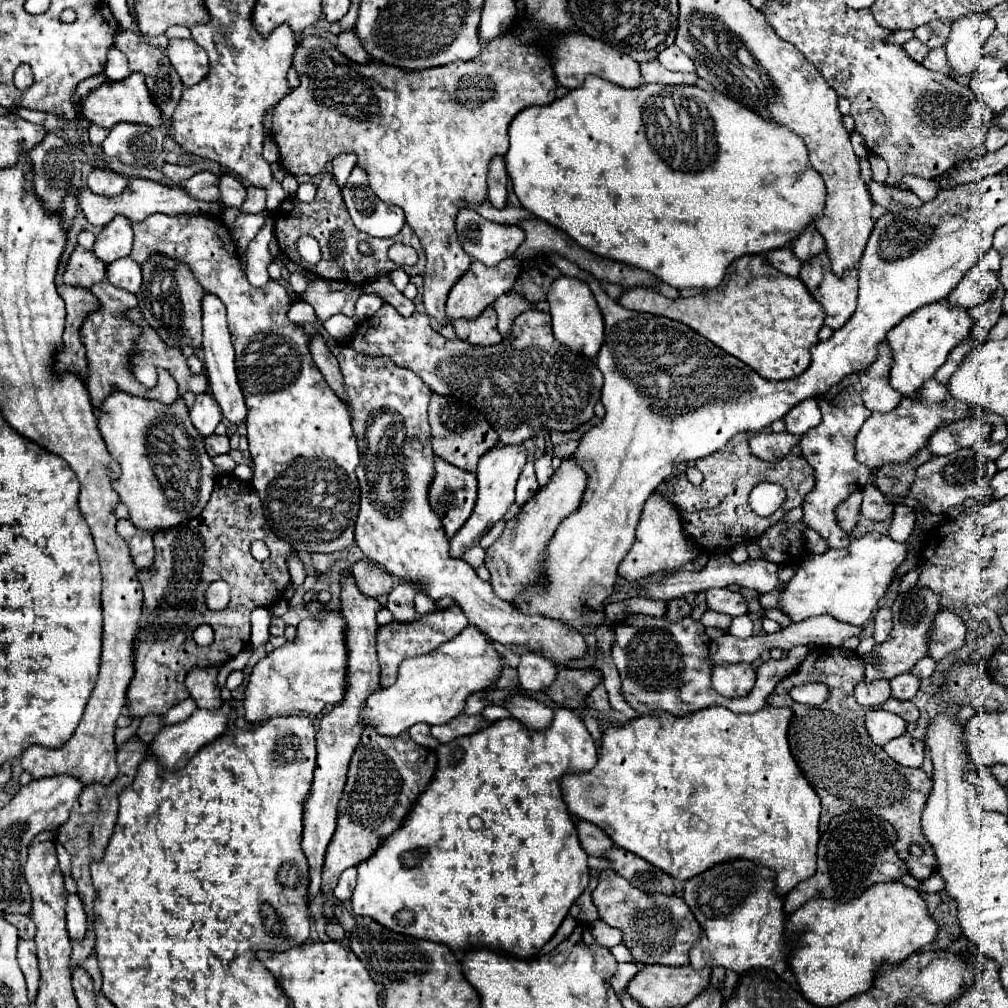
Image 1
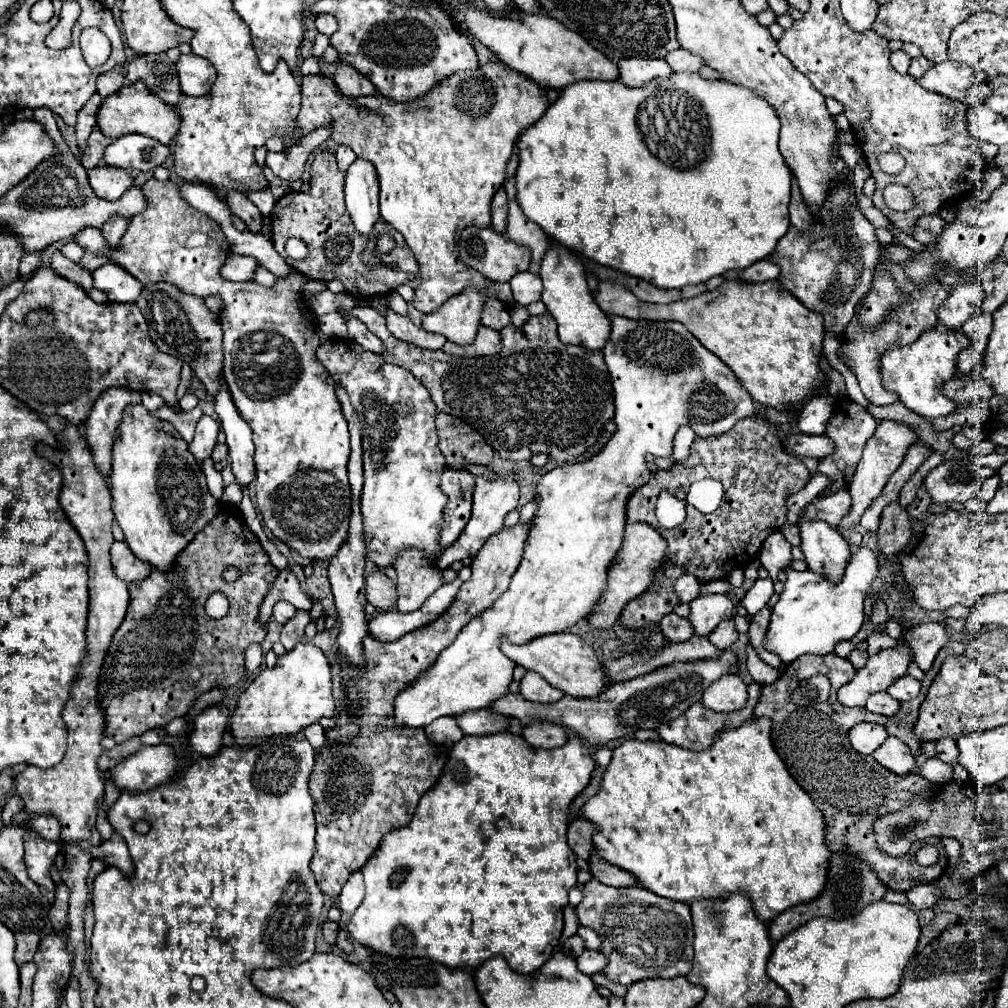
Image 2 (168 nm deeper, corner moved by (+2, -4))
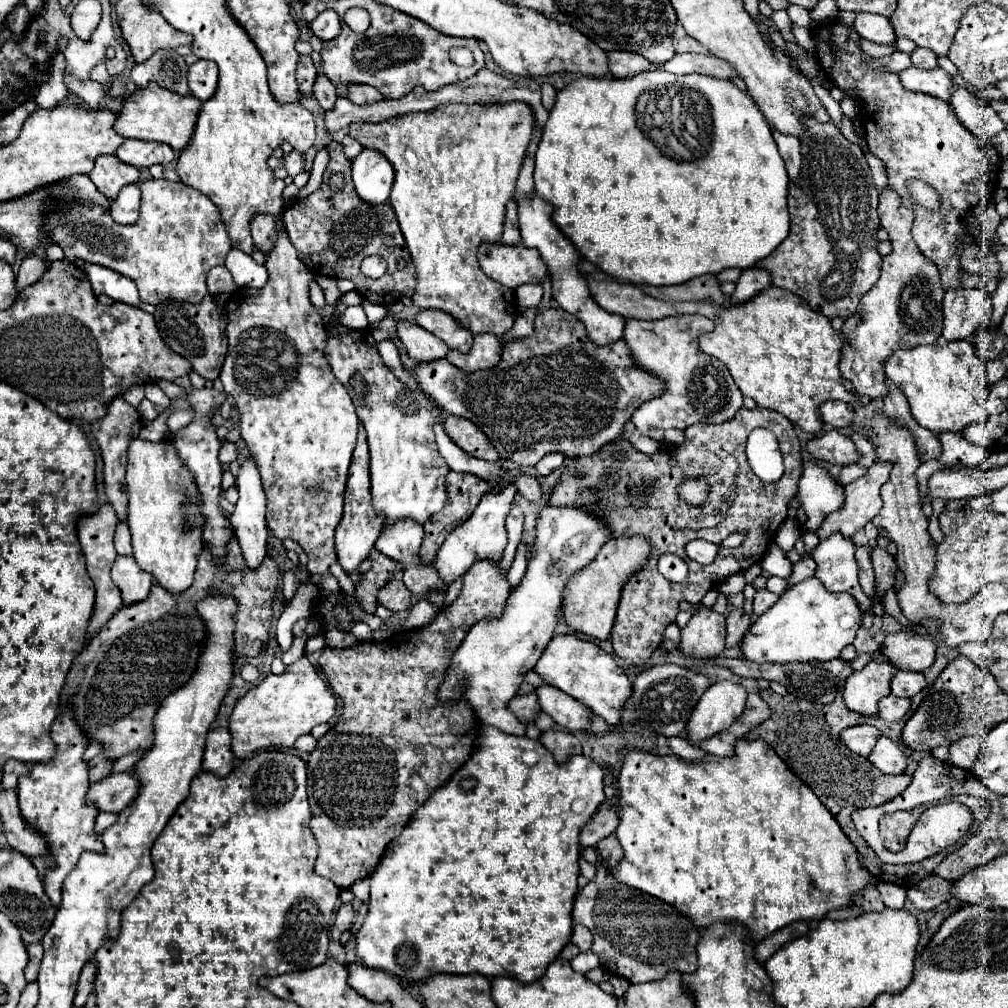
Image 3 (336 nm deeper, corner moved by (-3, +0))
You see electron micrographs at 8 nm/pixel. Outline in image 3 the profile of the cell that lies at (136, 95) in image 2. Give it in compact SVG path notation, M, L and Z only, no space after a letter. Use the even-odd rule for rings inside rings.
M150 82L146 88L138 88L134 94L124 98L122 110L116 116L114 130L124 138L140 138L154 140L172 146L174 150L182 150L186 142L190 142L190 130L194 130L194 118L200 110L200 100L194 96L178 96L172 90L160 88Z

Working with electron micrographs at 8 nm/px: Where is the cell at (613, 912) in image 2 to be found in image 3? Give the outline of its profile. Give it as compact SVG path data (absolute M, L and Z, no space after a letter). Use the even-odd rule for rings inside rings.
M602 864L596 870L596 878L578 892L572 918L594 934L592 952L598 954L602 966L632 984L664 978L672 970L696 970L696 944L700 940L698 926L692 920L688 922L688 916L680 912L660 914L658 898L618 882Z

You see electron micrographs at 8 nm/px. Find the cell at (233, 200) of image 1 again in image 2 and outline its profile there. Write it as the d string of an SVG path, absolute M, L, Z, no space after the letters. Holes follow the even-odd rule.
M235 192L235 194L229 194L227 198L227 204L231 208L233 214L237 214L245 224L247 224L247 230L257 234L261 232L261 226L263 226L263 214L257 210L257 206L241 192Z

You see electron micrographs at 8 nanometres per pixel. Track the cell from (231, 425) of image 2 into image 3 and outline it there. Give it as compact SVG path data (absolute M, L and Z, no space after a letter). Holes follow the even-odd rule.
M242 450L240 456L242 456L242 464L240 464L240 470L238 470L238 476L236 476L236 486L240 490L240 498L236 502L234 514L230 516L230 524L234 528L234 534L240 540L240 546L242 546L244 558L246 558L246 566L258 568L260 562L266 556L266 538L268 538L268 528L266 528L266 520L264 520L266 496L264 496L264 490L262 490L262 480L260 480L260 472L258 472L254 456L248 450Z

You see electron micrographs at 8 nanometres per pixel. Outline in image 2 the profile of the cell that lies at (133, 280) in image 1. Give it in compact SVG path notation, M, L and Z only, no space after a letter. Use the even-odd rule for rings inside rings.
M109 262L109 264L93 270L91 274L93 274L93 288L103 290L107 294L109 302L117 302L117 304L137 302L137 294L141 294L141 290L137 290L137 286L141 286L141 284L121 266Z

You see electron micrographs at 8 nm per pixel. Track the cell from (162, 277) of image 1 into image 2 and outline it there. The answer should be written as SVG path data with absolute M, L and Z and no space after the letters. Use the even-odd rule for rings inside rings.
M157 282L147 286L141 292L137 306L147 318L149 336L157 344L157 348L189 364L193 374L205 384L209 396L215 398L217 374L221 374L221 366L223 366L223 330L219 324L219 316L205 306L203 298L187 296L167 282Z

